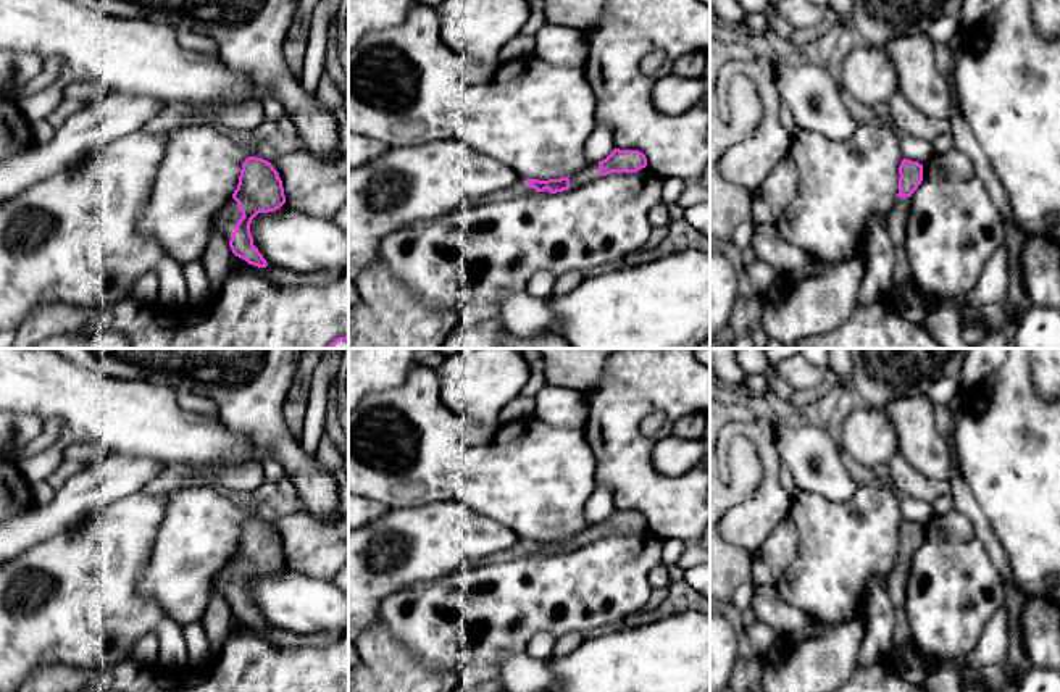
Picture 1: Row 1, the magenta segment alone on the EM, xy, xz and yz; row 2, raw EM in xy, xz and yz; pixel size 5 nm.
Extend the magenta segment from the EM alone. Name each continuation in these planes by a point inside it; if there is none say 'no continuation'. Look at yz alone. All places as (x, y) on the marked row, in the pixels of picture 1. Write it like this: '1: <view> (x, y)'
1: yz (897, 216)

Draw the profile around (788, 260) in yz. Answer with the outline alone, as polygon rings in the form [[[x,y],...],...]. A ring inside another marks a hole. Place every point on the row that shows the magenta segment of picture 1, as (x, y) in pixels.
[[[776,224],[760,226],[753,234],[750,248],[757,260],[768,263],[778,276],[794,277],[797,284],[820,271],[820,265],[813,258],[781,237]]]

